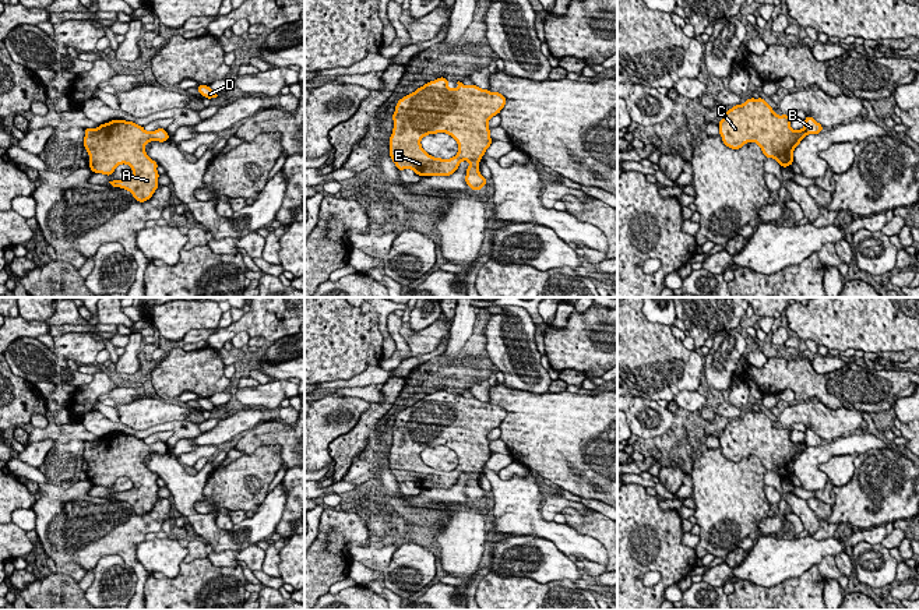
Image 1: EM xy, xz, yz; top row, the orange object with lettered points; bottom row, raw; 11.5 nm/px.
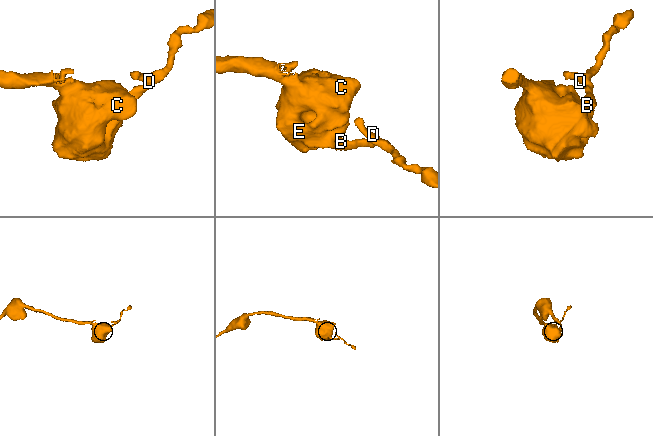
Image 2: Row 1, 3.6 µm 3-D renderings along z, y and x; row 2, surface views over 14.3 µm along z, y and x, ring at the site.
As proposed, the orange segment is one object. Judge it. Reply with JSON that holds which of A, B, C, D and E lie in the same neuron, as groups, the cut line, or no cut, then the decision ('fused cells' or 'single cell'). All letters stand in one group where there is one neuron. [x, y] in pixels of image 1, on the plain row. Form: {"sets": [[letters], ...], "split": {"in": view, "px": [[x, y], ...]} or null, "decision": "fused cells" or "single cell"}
{"sets": [["A", "B", "C", "D", "E"]], "split": null, "decision": "single cell"}

